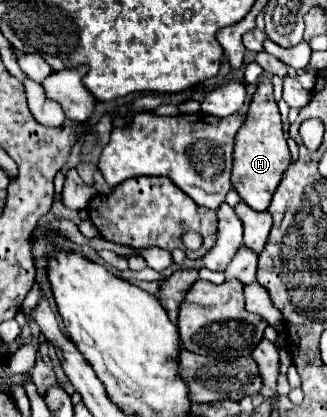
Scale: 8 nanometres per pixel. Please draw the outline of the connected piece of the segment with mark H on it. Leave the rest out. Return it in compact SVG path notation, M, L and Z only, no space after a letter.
M262 76L258 88L252 96L246 120L236 134L234 144L234 166L232 166L232 186L240 194L240 198L254 210L268 210L272 194L282 180L284 170L290 164L290 150L282 132L280 112L276 100L272 96L270 78Z

